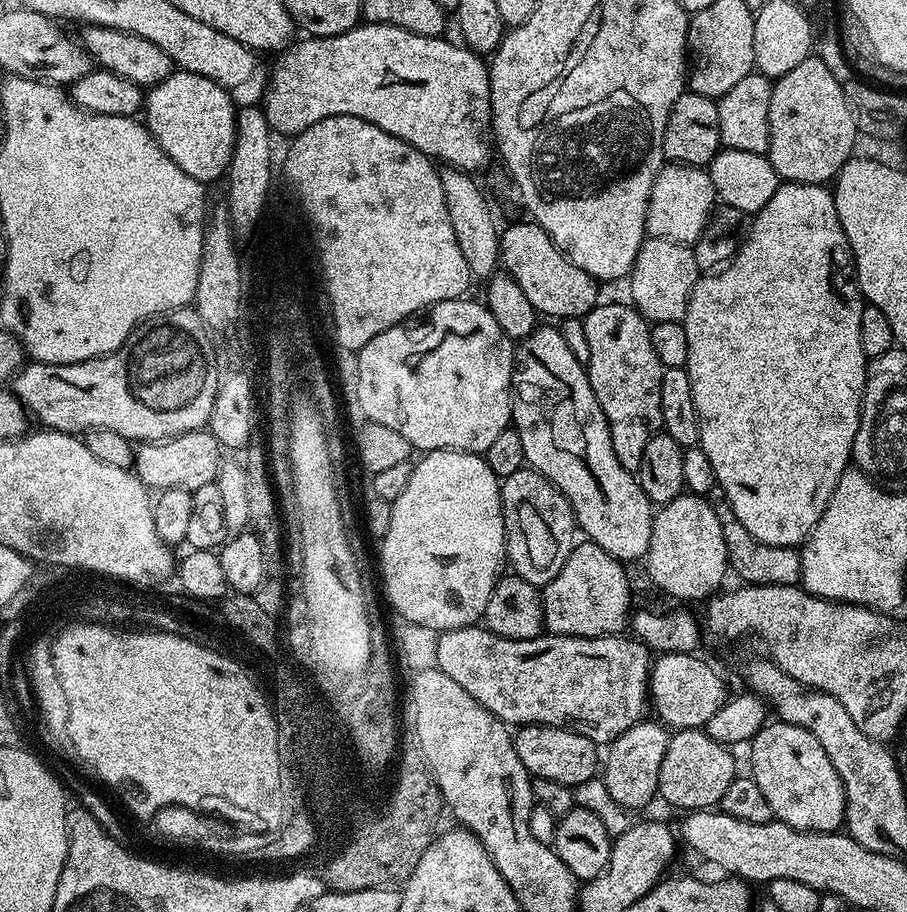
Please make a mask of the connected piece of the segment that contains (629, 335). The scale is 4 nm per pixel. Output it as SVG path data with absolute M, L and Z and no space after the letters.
M600 302L583 316L582 323L586 330L586 346L590 346L590 358L586 365L588 381L594 390L594 398L598 398L602 406L602 414L608 423L614 454L627 472L639 473L640 467L644 464L646 442L650 442L650 438L662 428L662 374L665 369L660 365L658 354L654 354L649 321L645 320L631 303Z

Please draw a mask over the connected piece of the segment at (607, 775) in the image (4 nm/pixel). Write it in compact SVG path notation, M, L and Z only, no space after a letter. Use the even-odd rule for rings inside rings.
M645 718L626 730L617 740L613 740L607 749L608 761L602 764L602 779L610 798L625 810L644 808L653 799L657 799L658 770L662 770L662 758L670 735L669 729L655 719Z

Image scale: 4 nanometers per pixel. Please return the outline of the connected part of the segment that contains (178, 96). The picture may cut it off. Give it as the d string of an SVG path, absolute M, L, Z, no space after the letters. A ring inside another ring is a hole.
M174 70L160 84L151 85L142 109L143 115L148 115L146 127L162 146L162 150L190 178L201 182L216 180L227 173L236 150L236 113L237 105L232 105L233 93L223 84L214 82L202 74L194 74L183 70Z

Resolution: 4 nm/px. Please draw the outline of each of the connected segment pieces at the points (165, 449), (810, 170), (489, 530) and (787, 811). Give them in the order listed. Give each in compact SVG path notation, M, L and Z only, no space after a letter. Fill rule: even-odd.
M211 431L187 432L172 440L144 442L135 449L134 471L149 489L167 490L181 488L195 493L196 489L213 483L219 477L222 463L222 445Z
M813 54L806 57L802 62L798 62L798 66L794 66L794 70L790 70L790 74L782 74L775 77L772 94L770 100L770 146L767 150L769 162L774 166L774 170L780 175L781 181L791 182L793 184L823 184L827 185L840 172L840 167L850 159L853 155L852 147L856 144L856 136L858 137L858 129L856 126L856 116L852 112L852 108L848 105L848 99L844 93L844 85L834 73L828 69L828 64L824 60L819 60L819 55Z
M440 448L436 452L424 452L421 460L417 459L412 464L410 482L406 482L406 490L398 494L398 498L391 501L392 513L390 514L390 526L386 534L379 541L380 544L380 572L384 575L384 592L388 600L393 604L395 613L417 623L420 627L426 627L437 634L449 632L455 628L473 627L483 617L486 610L486 602L490 602L490 594L494 594L494 586L500 580L506 568L506 545L504 543L504 503L500 500L501 481L490 470L490 466L484 461L483 455L475 452L454 452L447 448Z
M765 723L750 741L752 748L750 775L758 782L762 794L766 794L766 802L770 802L773 817L783 824L800 828L803 832L837 831L844 824L844 787L838 778L838 770L834 770L830 758L826 758L822 742L818 742L814 734L796 724L775 723Z

